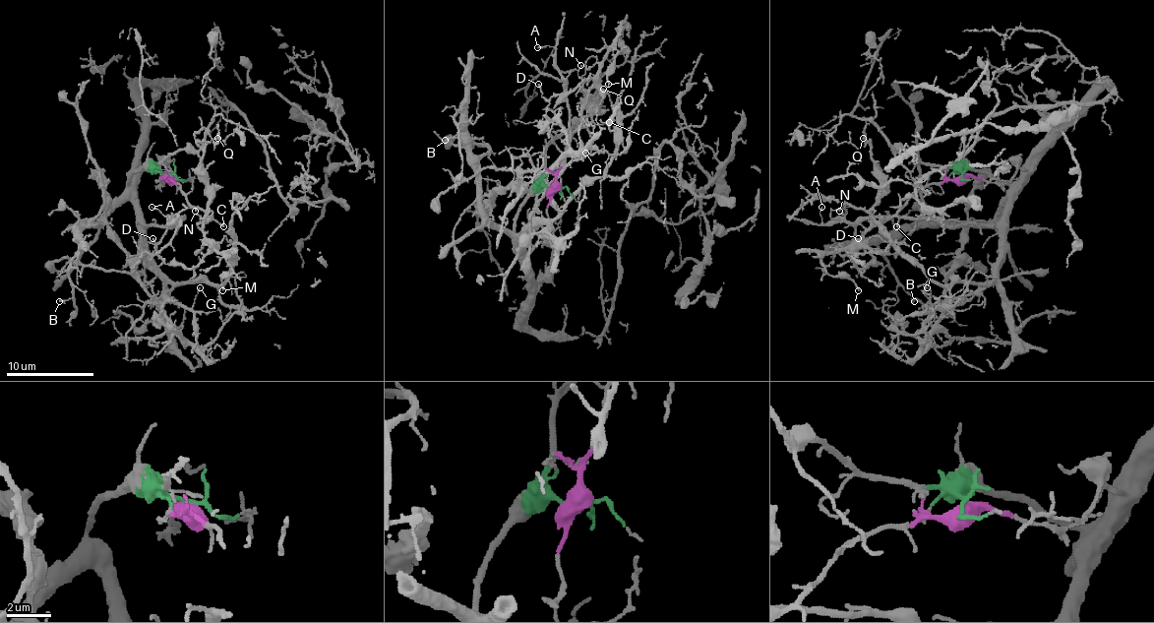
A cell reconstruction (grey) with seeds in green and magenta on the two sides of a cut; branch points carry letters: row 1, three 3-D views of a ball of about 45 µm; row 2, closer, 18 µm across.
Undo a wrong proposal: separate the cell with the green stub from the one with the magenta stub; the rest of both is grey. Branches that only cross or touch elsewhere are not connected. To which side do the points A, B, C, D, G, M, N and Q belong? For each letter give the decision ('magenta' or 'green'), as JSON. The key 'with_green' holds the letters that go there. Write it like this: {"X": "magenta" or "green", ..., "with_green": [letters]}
{"A": "green", "B": "green", "C": "magenta", "D": "magenta", "G": "green", "M": "magenta", "N": "green", "Q": "magenta", "with_green": ["A", "B", "G", "N"]}

